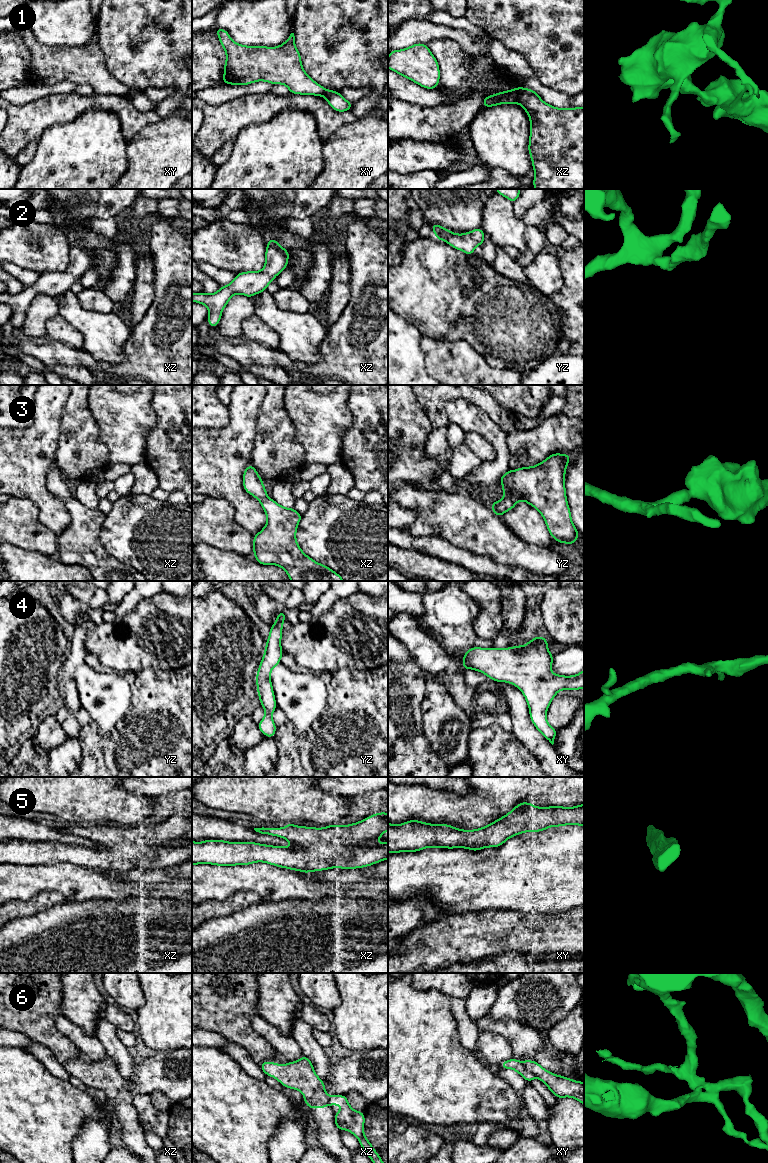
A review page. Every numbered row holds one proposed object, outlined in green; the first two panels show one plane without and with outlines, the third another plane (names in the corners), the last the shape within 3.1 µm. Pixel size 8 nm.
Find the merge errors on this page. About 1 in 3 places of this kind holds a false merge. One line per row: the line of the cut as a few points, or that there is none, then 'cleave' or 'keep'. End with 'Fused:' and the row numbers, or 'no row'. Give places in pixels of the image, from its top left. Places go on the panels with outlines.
1: xz (523, 87), (518, 102) | cleave
2: no cut | keep
3: no cut | keep
4: no cut | keep
5: no cut | keep
6: xy (522, 1063), (535, 1076) | cleave
Fused: 1, 6

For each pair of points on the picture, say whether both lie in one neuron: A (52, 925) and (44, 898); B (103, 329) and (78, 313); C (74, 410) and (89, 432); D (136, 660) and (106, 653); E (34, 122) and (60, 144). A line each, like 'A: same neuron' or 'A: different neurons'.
A: different neurons
B: same neuron
C: same neuron
D: same neuron
E: different neurons

